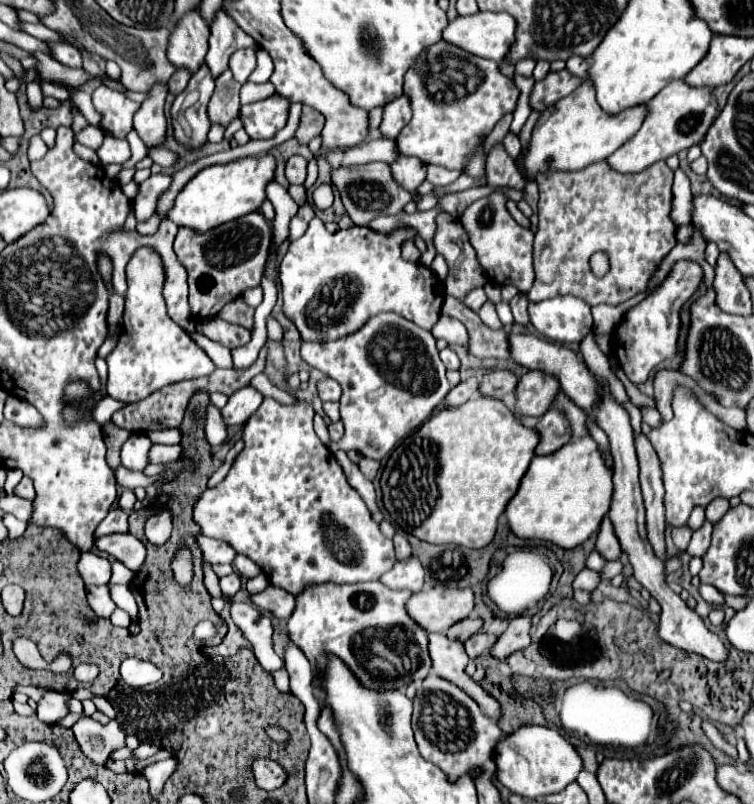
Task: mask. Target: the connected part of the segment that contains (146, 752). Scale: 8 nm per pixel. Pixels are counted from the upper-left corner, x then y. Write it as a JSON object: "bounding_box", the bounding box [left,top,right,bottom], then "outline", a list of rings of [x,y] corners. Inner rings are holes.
{"bounding_box":[133,743,160,759],"outline":[[[142,743],[135,751],[133,751],[134,756],[137,758],[145,759],[151,757],[158,752],[160,745],[155,743]]]}

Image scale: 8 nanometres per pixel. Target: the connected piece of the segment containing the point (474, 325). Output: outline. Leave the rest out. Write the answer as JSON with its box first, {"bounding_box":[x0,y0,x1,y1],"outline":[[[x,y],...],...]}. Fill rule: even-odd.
{"bounding_box":[442,305,510,359],"outline":[[[442,305],[442,313],[450,315],[458,321],[464,323],[464,327],[468,329],[470,335],[470,343],[468,343],[468,351],[480,359],[484,357],[494,357],[494,359],[510,359],[510,351],[508,351],[508,339],[506,333],[496,333],[492,329],[488,329],[480,317],[466,305]]]}

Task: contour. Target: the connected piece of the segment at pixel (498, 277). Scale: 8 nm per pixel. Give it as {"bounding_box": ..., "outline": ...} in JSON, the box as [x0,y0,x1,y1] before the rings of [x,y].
{"bounding_box":[458,193,534,293],"outline":[[[492,193],[490,197],[474,201],[466,211],[458,217],[462,227],[468,233],[470,245],[476,251],[476,257],[490,277],[490,281],[498,285],[516,285],[522,293],[532,287],[534,269],[532,269],[532,239],[534,233],[530,229],[522,229],[506,211],[506,197],[502,193]]]}

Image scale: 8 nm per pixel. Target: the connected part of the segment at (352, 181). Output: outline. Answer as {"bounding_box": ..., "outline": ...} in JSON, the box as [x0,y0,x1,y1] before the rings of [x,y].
{"bounding_box":[330,163,412,225],"outline":[[[364,163],[364,165],[350,165],[350,167],[338,167],[330,171],[332,185],[340,191],[342,203],[346,207],[346,213],[354,221],[354,225],[368,225],[378,213],[392,215],[400,213],[402,207],[412,201],[412,195],[392,177],[392,171],[384,163]]]}

